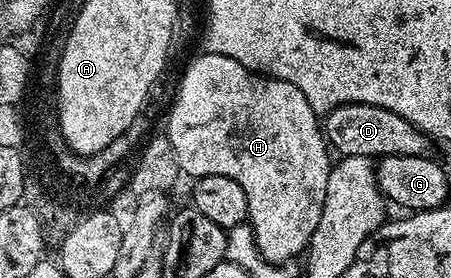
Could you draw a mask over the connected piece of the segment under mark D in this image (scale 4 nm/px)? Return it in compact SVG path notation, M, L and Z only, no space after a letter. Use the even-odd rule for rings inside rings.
M342 103L329 111L322 119L322 130L329 148L341 156L353 155L360 161L379 161L386 157L410 157L428 155L429 136L419 131L406 117L390 113L390 109L365 103Z

